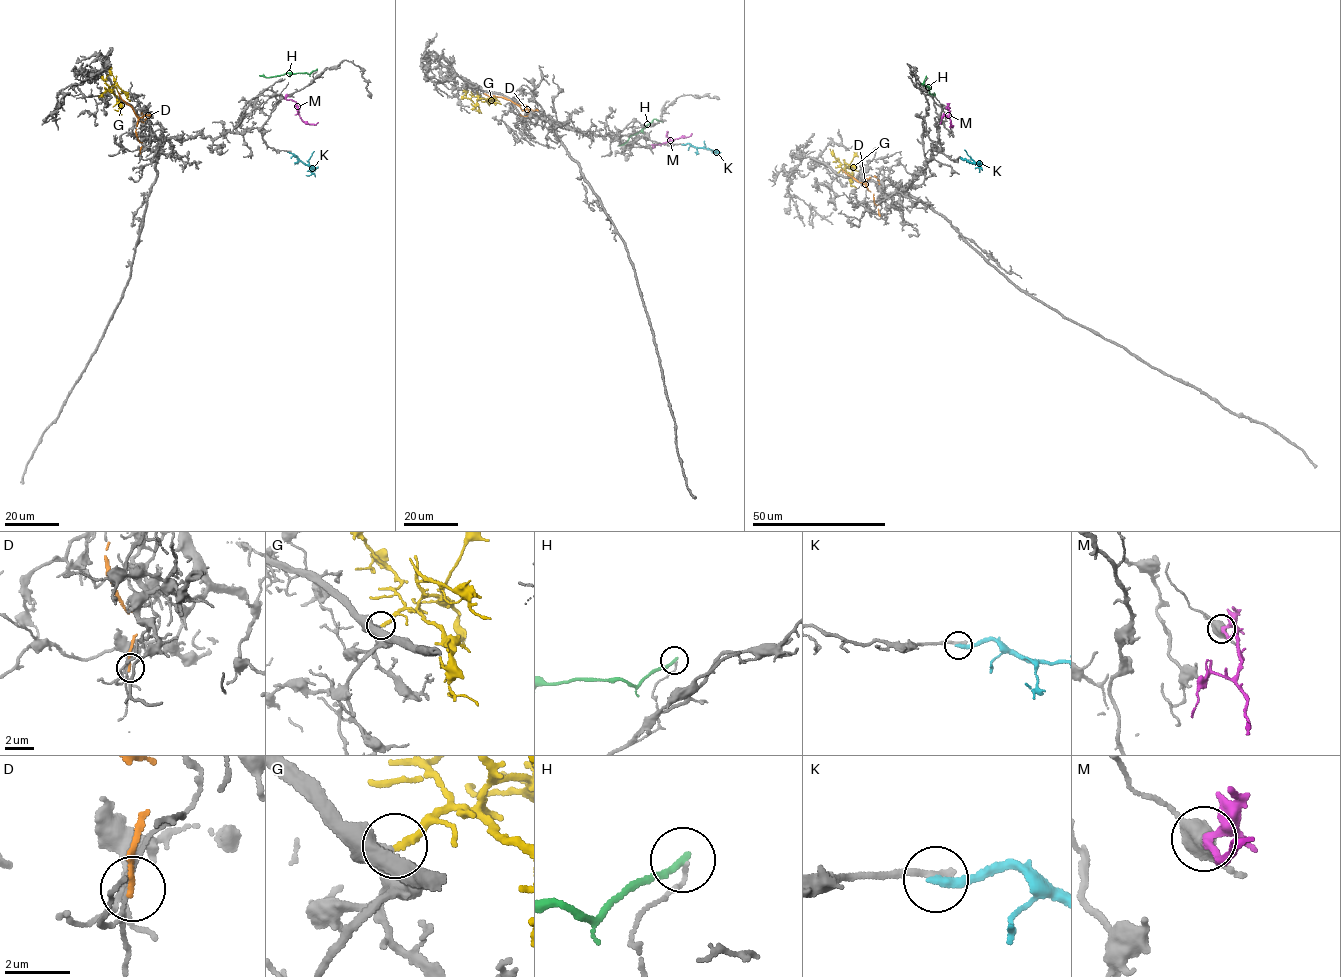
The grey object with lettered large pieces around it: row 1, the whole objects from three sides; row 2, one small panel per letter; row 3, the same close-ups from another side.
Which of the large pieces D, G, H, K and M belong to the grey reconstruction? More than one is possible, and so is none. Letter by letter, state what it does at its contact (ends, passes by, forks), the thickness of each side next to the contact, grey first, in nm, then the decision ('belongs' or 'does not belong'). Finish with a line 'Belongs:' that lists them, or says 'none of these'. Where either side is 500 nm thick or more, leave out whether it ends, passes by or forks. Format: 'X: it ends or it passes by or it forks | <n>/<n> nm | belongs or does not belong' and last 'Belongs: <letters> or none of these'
D: it ends | 100/160 nm | does not belong
G: it ends | 300/220 nm | belongs
H: it ends | 90/240 nm | does not belong
K: it ends | 280/280 nm | does not belong
M: it forks | 360/170 nm | belongs
Belongs: G, M

